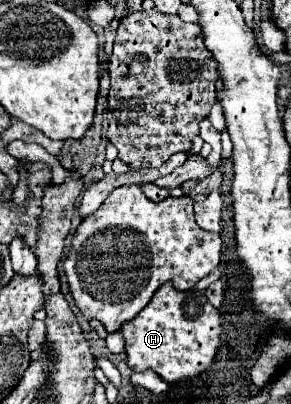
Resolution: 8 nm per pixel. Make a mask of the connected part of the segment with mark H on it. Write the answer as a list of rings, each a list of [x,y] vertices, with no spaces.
[[[170,282],[162,284],[148,306],[130,322],[122,324],[128,366],[134,372],[154,370],[166,382],[178,382],[204,372],[220,346],[220,312],[198,290],[178,292]]]

